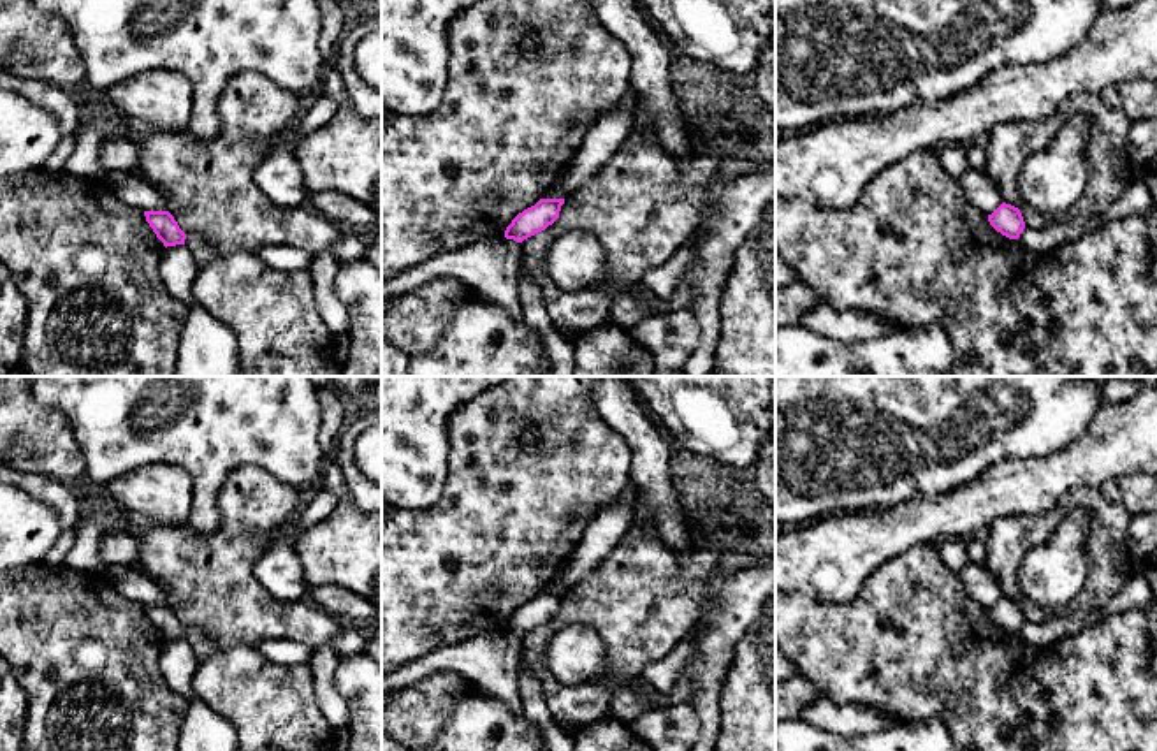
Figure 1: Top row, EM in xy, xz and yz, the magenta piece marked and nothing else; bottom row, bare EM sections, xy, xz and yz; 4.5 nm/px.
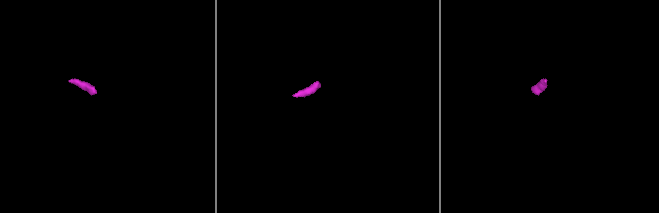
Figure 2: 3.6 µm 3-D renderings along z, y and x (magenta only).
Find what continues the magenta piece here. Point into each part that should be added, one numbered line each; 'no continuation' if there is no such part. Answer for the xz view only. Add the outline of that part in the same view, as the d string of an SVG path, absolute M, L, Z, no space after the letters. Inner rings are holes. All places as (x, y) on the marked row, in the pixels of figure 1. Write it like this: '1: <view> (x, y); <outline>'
1: xz (491, 268); M487 239L455 252L445 252L422 266L382 281L382 299L394 299L438 276L452 276L505 310L513 322L522 322L519 301L520 243Z

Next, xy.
1: xy (178, 268); M186 244L164 248L158 271L167 292L174 299L188 308L197 304L192 285L195 281L199 266Z

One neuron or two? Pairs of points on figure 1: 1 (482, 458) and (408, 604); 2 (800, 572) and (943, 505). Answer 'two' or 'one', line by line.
1: one
2: one

